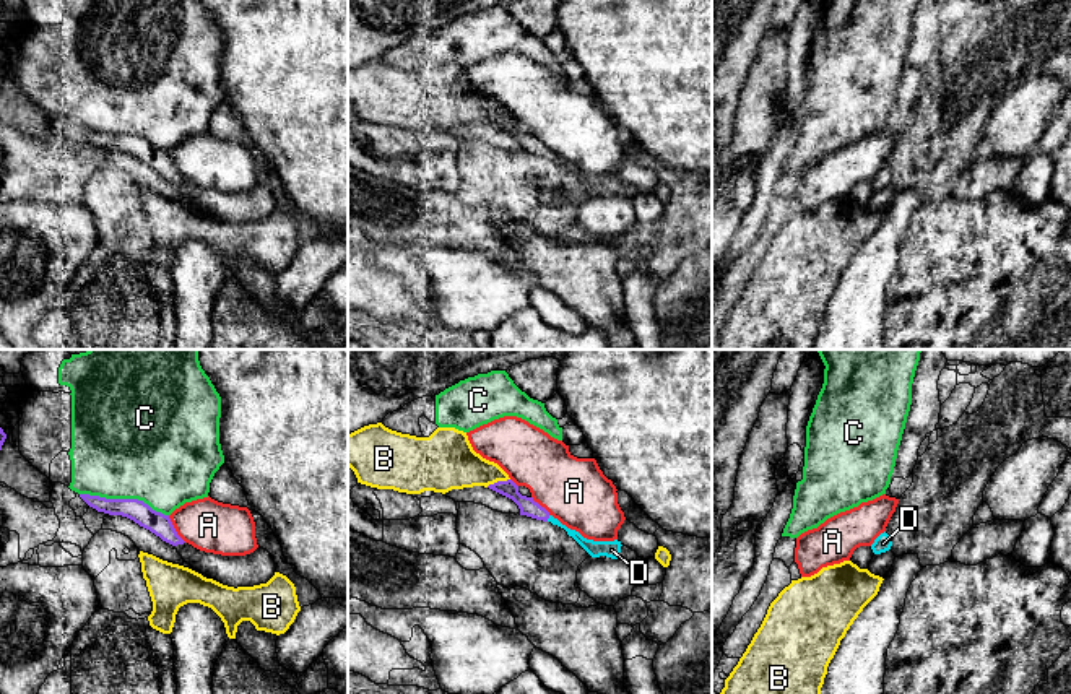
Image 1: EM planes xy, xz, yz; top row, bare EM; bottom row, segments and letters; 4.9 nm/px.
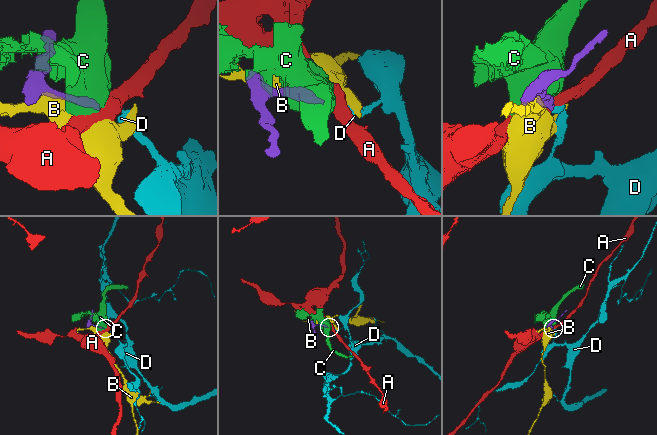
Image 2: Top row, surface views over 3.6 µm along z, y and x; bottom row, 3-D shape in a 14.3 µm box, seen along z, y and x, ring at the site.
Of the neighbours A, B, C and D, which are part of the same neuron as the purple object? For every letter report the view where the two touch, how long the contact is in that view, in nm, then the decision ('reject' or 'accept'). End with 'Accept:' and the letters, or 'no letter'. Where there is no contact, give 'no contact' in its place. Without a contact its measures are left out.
A: contact in xy; length 160 nm; reject
B: contact in xz; length 130 nm; reject
C: contact in xy; length 460 nm; reject
D: contact in xz; length 40 nm; accept
Accept: D

